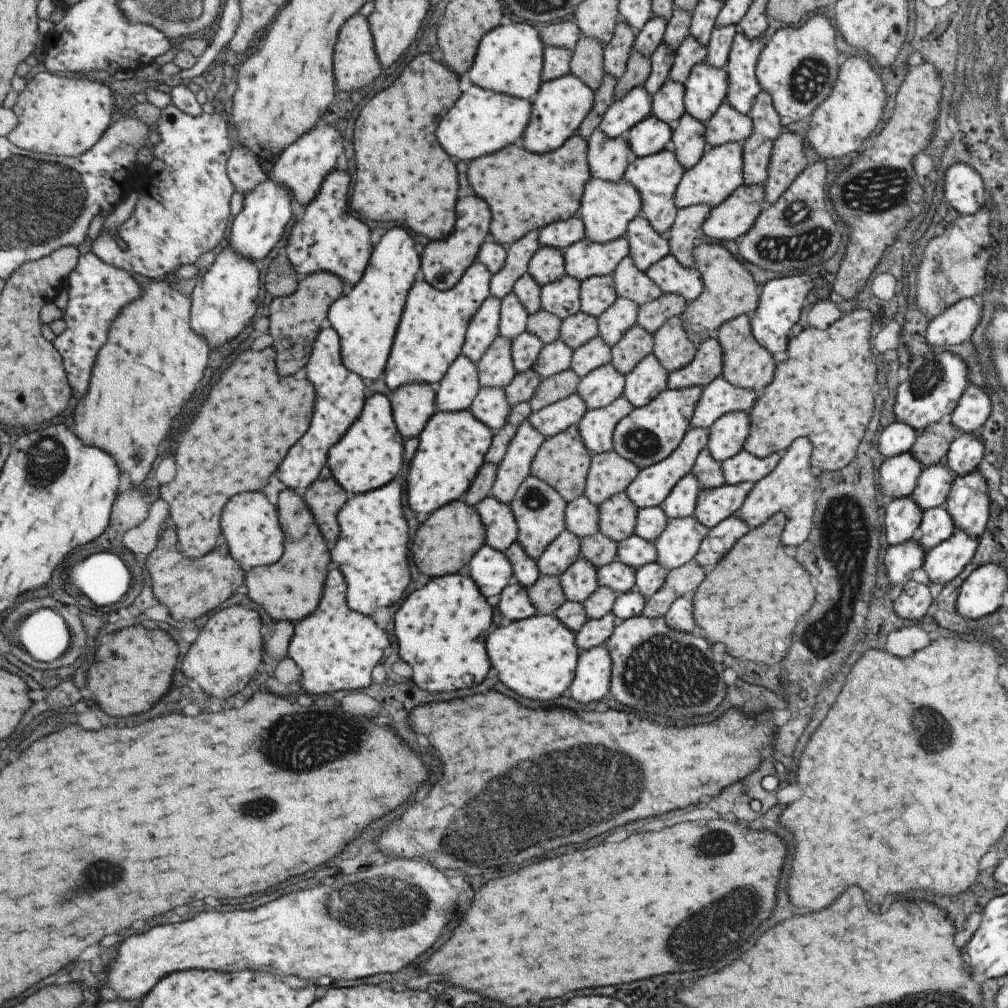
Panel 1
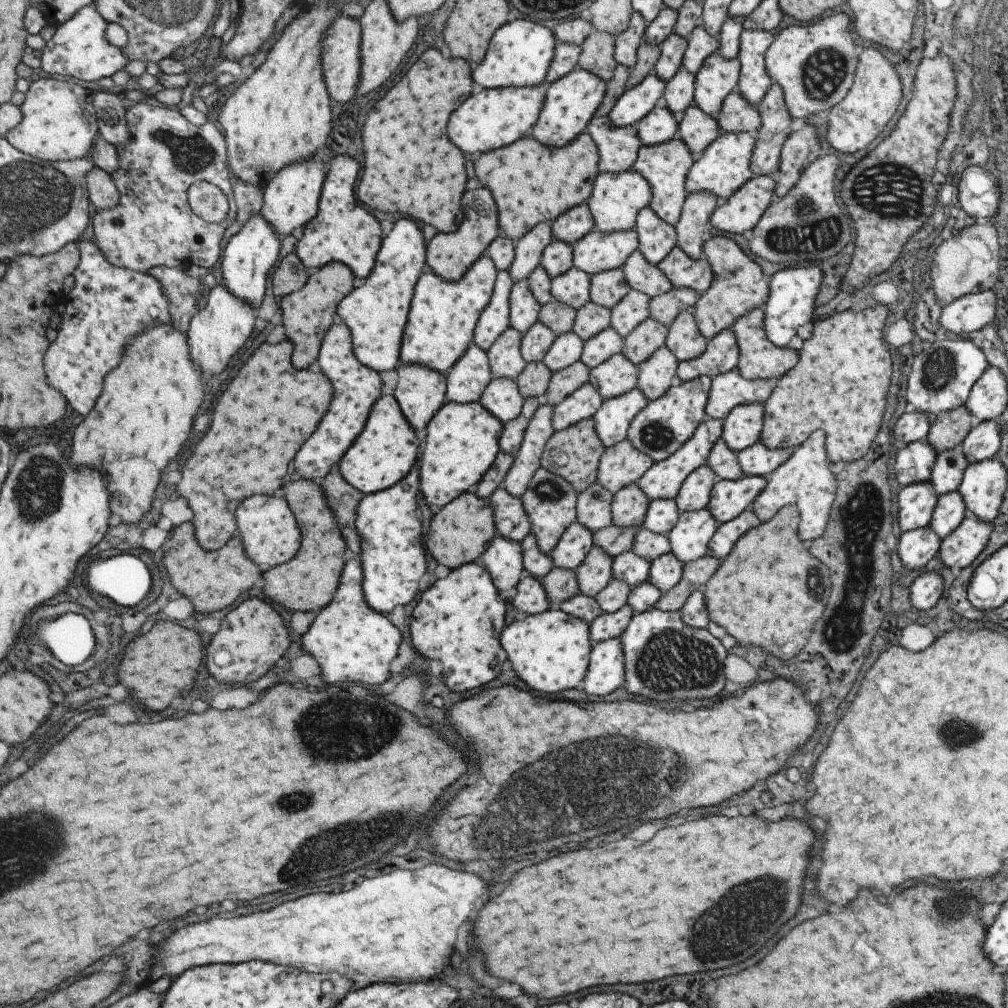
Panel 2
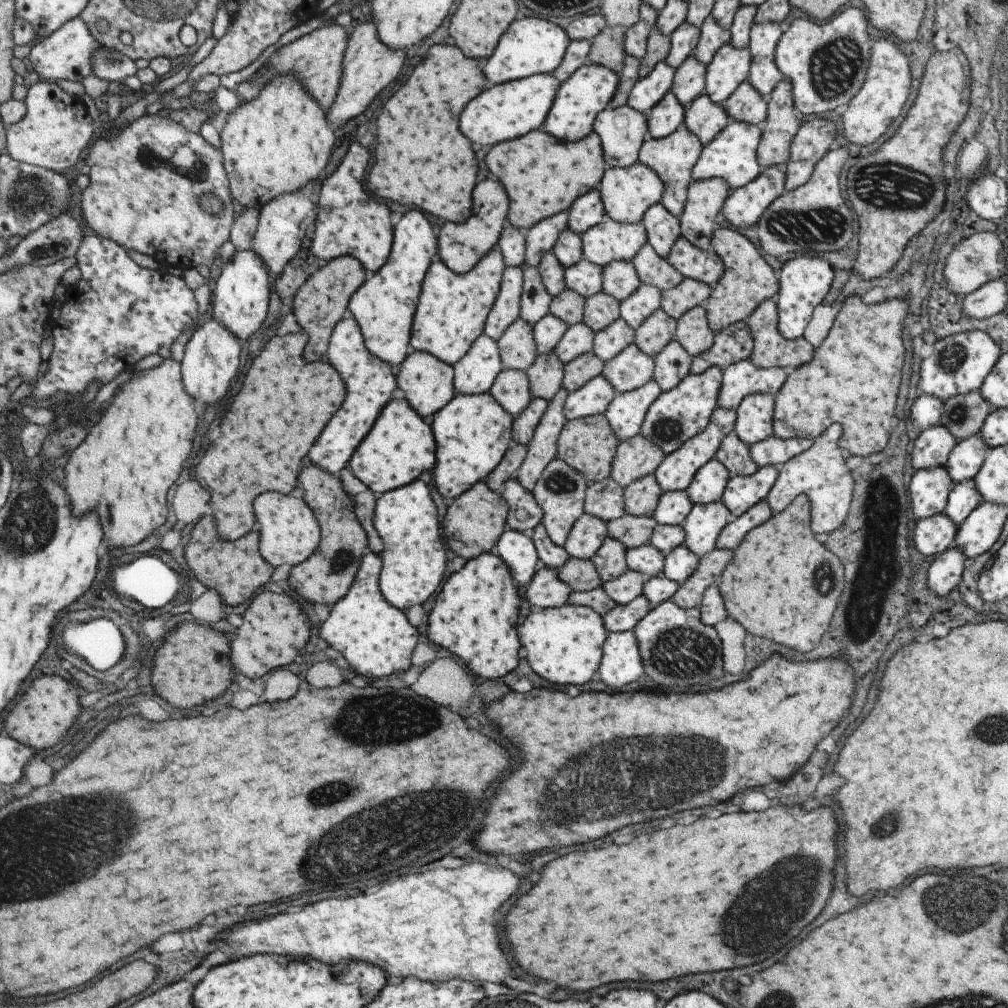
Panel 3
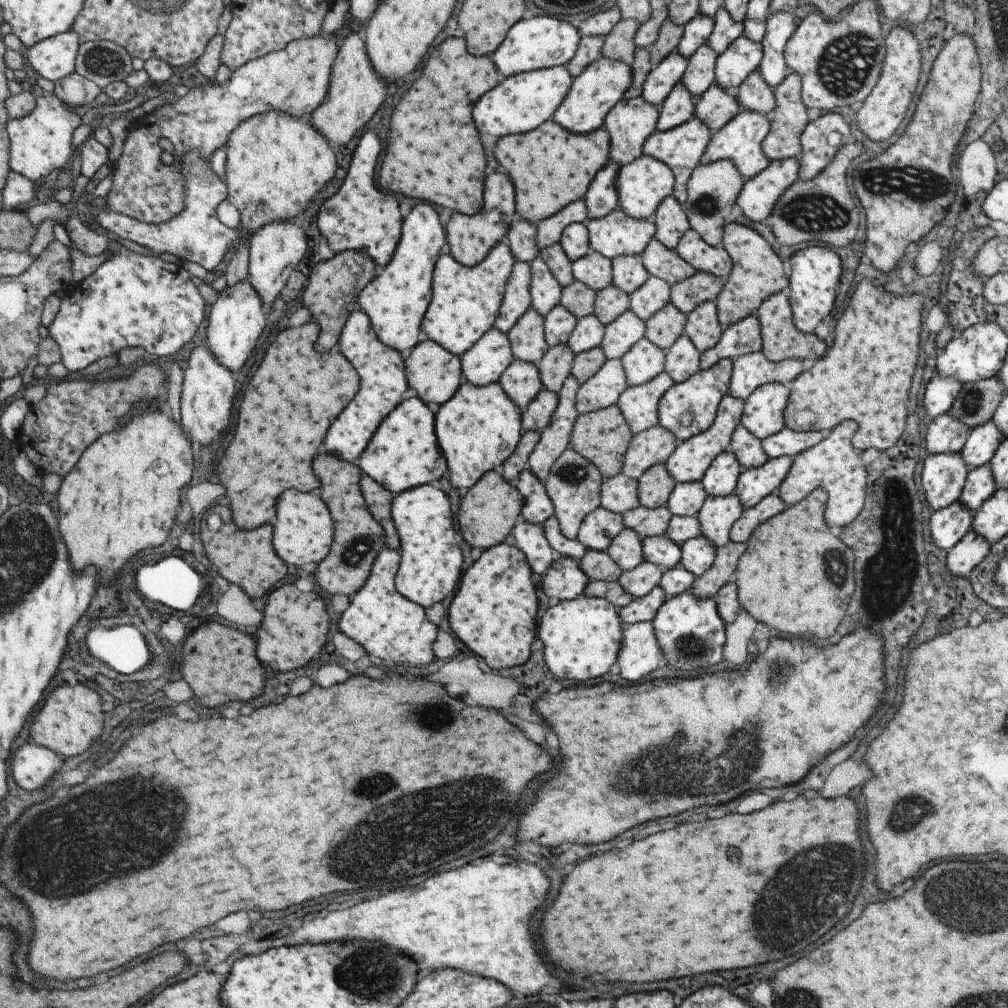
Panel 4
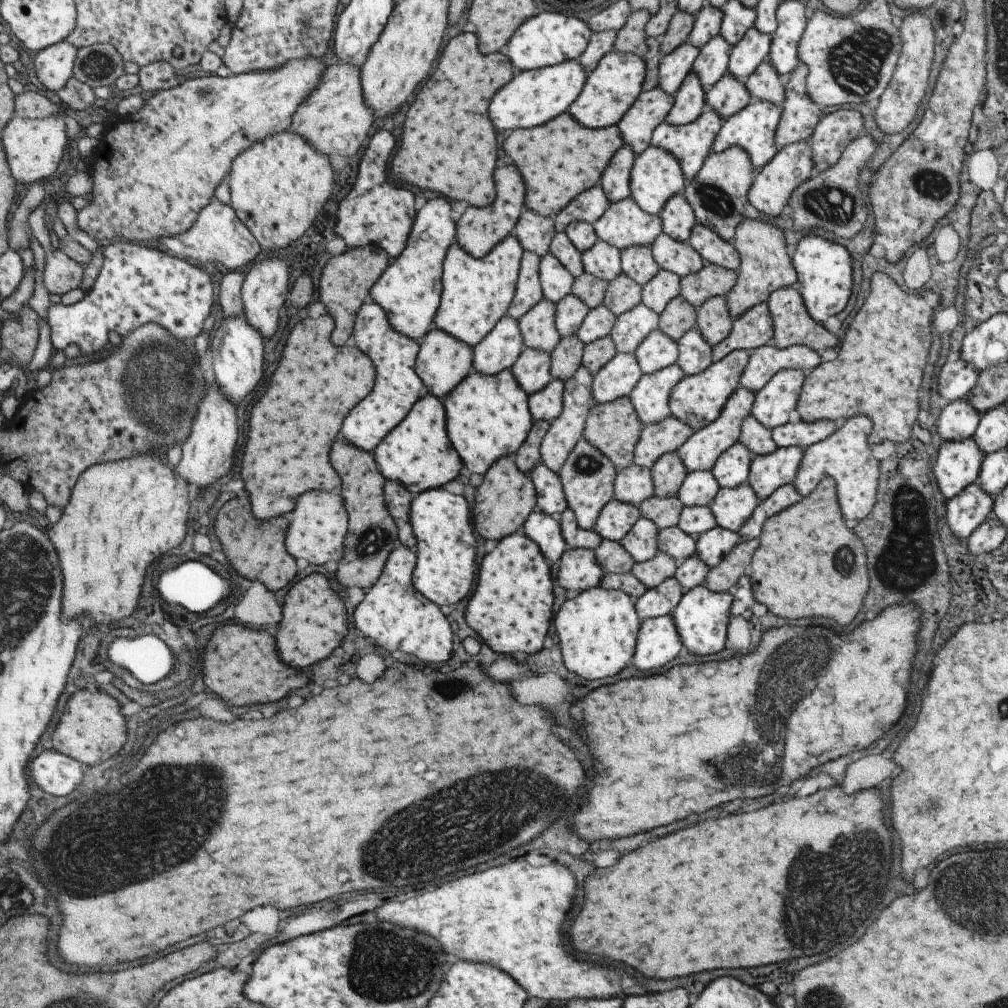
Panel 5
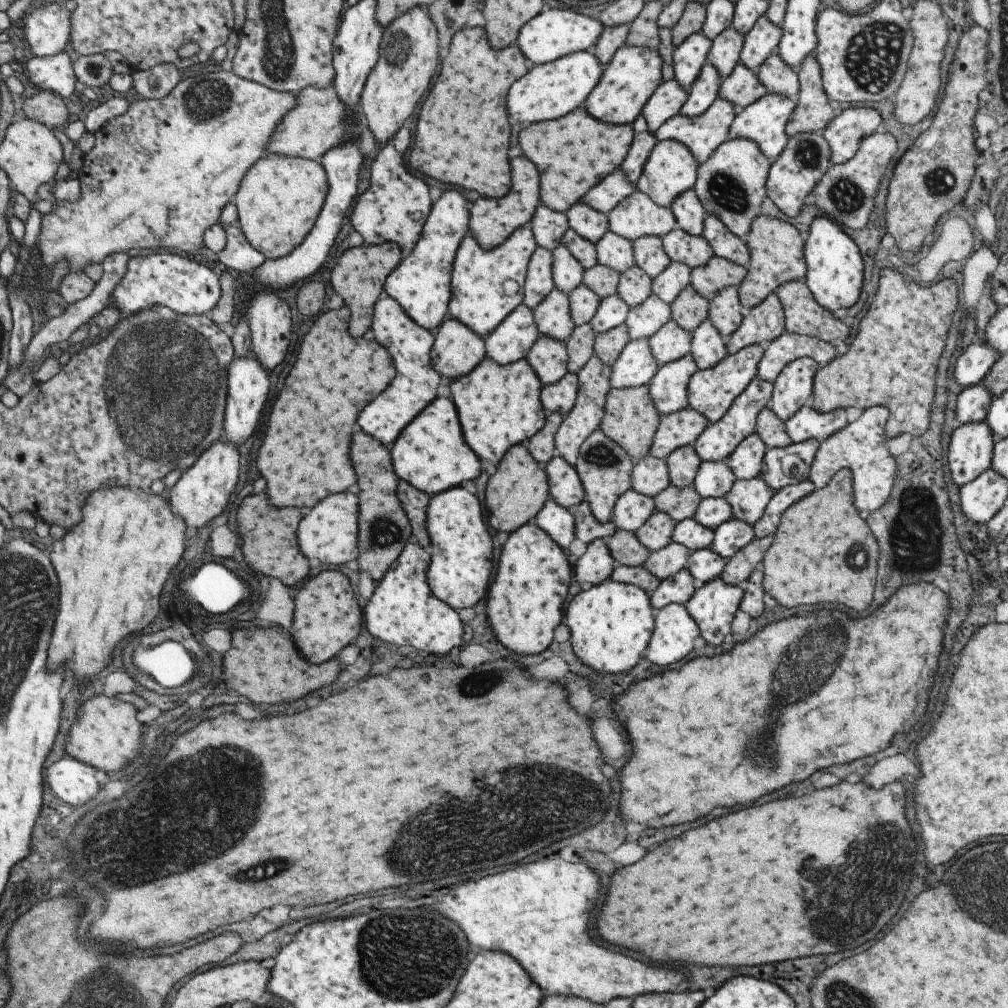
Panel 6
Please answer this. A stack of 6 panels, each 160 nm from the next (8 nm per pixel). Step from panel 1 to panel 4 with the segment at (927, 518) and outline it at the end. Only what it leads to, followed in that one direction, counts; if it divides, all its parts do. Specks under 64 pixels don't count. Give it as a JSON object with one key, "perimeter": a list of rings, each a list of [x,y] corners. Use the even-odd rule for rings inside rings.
{"perimeter":[[[987,462],[981,466],[969,469],[958,499],[969,510],[970,514],[974,514],[997,488],[998,484],[994,483],[990,464]]]}

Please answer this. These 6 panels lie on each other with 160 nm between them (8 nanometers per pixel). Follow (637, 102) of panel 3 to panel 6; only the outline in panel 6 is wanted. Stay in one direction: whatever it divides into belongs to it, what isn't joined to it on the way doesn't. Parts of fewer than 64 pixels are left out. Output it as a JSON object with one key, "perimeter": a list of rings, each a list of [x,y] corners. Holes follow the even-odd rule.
{"perimeter":[[[701,32],[690,34],[673,51],[672,61],[674,78],[684,88],[689,90],[691,83],[697,78],[701,67],[707,62],[706,56],[711,41]]]}

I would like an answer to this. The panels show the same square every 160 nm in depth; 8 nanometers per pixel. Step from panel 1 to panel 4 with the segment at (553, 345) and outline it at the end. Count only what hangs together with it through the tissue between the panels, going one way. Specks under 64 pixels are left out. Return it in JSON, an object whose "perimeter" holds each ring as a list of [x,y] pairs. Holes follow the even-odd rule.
{"perimeter":[[[593,314],[585,315],[576,322],[568,336],[568,347],[574,354],[586,351],[600,344],[604,335],[604,324]]]}

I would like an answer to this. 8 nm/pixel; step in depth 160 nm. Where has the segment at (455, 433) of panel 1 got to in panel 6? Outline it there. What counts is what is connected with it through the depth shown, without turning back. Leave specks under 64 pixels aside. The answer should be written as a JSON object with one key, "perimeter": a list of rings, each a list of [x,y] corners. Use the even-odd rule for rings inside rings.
{"perimeter":[[[487,356],[471,372],[451,380],[451,400],[464,441],[479,460],[498,464],[509,447],[525,444],[541,430],[547,415],[540,403],[542,386],[525,359],[500,365]]]}

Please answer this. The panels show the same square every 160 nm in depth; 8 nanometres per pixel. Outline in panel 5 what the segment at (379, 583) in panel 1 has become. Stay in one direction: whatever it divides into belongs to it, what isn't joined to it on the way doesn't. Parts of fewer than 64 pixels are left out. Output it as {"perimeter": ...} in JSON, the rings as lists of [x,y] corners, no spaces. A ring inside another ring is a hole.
{"perimeter":[[[442,488],[429,489],[415,496],[408,513],[416,540],[416,563],[411,577],[414,590],[438,607],[457,604],[469,596],[477,574],[475,532],[465,498]]]}

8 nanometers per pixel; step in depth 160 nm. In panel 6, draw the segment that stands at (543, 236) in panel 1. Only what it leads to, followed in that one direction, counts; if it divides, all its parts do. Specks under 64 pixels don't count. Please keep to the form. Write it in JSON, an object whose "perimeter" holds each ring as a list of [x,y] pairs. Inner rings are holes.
{"perimeter":[[[639,113],[631,124],[633,138],[619,168],[625,176],[634,184],[641,174],[643,165],[651,152],[651,149],[659,142],[647,126],[646,120]]]}

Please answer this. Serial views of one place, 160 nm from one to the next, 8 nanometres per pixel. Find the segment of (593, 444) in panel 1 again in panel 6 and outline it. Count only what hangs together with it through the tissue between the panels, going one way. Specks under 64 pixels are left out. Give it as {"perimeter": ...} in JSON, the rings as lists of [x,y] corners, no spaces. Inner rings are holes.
{"perimeter":[[[689,353],[657,369],[647,386],[650,399],[660,416],[687,408],[687,383],[697,370]]]}

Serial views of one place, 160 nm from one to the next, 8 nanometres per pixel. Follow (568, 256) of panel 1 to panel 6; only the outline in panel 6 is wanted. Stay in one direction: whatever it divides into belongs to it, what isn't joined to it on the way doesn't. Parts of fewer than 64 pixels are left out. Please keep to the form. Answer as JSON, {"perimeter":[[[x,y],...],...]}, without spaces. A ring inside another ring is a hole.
{"perimeter":[[[635,190],[607,214],[608,230],[633,242],[640,236],[666,235],[676,228],[672,210],[657,206],[645,193]]]}

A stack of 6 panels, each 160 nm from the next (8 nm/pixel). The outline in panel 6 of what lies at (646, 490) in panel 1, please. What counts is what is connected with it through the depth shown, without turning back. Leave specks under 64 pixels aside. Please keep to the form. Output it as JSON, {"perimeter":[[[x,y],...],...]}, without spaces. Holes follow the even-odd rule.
{"perimeter":[[[757,376],[753,377],[743,392],[733,399],[727,412],[716,423],[709,423],[692,443],[698,459],[713,462],[726,460],[741,440],[754,432],[757,415],[763,407],[769,404],[771,395],[772,383],[761,380]]]}

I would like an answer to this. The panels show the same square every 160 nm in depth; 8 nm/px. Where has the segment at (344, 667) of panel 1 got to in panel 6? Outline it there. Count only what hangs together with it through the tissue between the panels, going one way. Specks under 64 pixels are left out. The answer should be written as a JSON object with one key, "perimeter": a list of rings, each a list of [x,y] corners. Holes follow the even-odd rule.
{"perimeter":[[[411,541],[405,545],[362,609],[362,620],[369,634],[378,642],[393,646],[409,644],[426,655],[441,657],[451,648],[462,645],[464,630],[456,611],[431,594],[426,581],[429,561],[429,552],[419,543]]]}

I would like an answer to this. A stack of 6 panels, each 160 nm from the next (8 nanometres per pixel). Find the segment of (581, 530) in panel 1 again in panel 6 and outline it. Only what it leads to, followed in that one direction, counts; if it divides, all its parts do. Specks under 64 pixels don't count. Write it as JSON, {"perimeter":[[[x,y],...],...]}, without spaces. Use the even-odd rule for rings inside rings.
{"perimeter":[[[651,455],[640,458],[631,469],[631,489],[653,498],[670,485],[665,459]]]}

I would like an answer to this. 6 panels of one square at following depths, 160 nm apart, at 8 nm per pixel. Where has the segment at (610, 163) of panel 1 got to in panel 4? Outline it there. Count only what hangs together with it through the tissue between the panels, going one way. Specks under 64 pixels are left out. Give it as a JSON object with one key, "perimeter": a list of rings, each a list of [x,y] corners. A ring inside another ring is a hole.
{"perimeter":[[[642,96],[621,99],[611,107],[603,119],[603,128],[610,138],[609,161],[615,161],[619,166],[630,163],[642,155],[642,144],[645,139],[656,130],[658,106],[649,104]]]}

